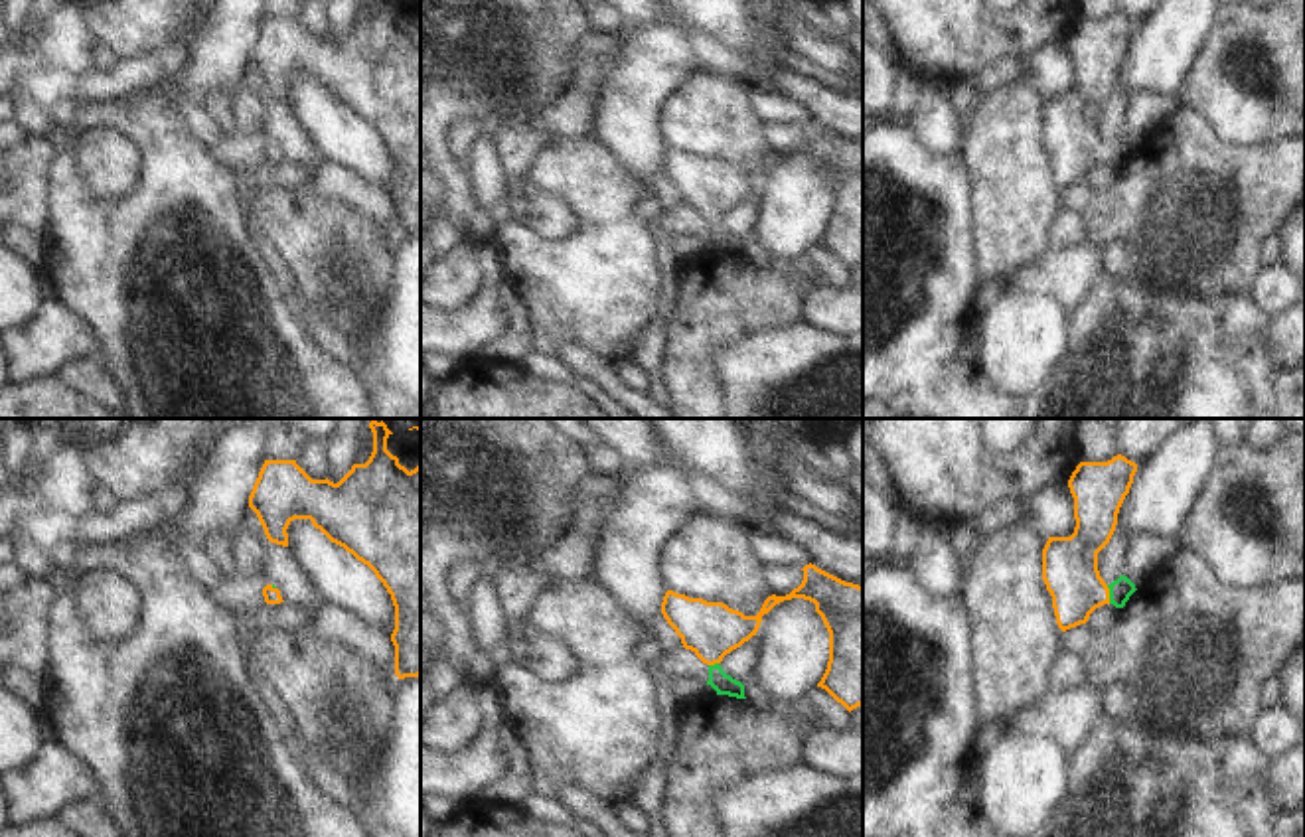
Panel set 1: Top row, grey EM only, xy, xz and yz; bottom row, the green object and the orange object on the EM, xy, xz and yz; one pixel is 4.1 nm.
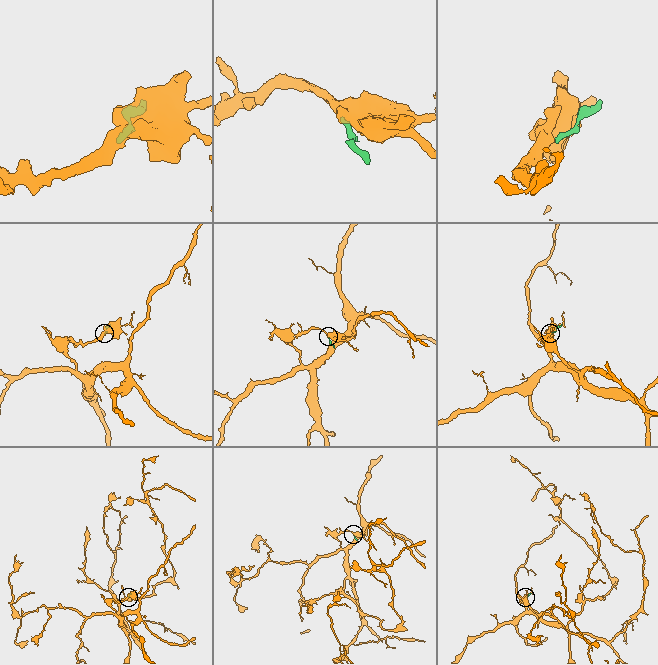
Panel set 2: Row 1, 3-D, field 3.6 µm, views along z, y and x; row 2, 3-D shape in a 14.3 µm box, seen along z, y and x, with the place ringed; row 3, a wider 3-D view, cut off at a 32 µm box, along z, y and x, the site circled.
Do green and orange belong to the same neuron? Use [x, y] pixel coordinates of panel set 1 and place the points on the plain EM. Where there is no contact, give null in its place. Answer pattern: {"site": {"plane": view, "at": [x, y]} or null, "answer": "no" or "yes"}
{"site": {"plane": "yz", "at": [1110, 152]}, "answer": "yes"}

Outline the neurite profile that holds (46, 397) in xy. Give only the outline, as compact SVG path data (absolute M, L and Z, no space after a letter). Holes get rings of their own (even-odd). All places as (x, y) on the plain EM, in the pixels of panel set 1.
M55 375L0 387L0 418L124 418L79 397Z

